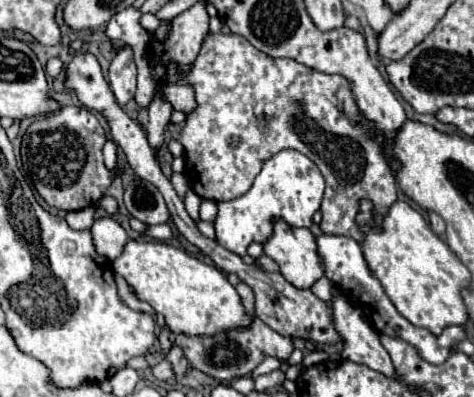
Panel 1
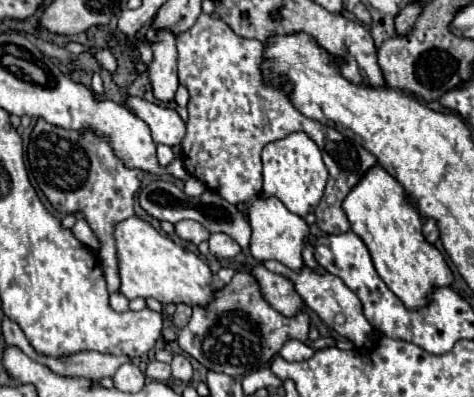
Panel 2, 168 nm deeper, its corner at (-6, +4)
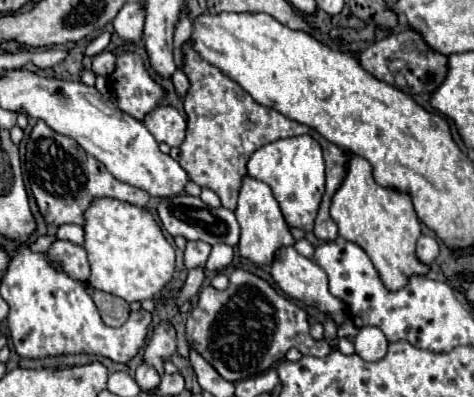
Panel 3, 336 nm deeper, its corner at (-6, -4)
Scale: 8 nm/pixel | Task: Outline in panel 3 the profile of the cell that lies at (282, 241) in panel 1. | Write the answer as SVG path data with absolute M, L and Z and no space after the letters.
M247 176L243 180L241 192L239 192L239 204L235 210L235 216L239 220L241 226L241 240L239 240L239 254L247 260L251 260L257 266L265 266L265 264L273 264L273 260L277 258L279 248L285 246L293 246L295 238L291 234L291 226L285 222L279 202L275 200L271 188L251 176Z

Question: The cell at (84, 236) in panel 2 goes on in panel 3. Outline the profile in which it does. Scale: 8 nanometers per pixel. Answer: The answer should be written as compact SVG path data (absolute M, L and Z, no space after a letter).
M65 224L65 226L61 226L61 228L57 230L57 236L59 236L61 240L69 240L69 242L73 242L73 244L77 244L77 246L81 246L81 244L85 242L85 232L83 232L83 228L77 226L77 224Z

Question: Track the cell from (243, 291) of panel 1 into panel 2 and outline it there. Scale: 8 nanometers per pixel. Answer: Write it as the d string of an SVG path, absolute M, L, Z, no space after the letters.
M239 270L233 280L215 292L211 304L195 306L193 316L179 332L179 346L199 360L205 368L229 374L233 378L243 376L269 364L287 340L309 340L309 314L299 312L287 318L275 312L263 298L253 274Z

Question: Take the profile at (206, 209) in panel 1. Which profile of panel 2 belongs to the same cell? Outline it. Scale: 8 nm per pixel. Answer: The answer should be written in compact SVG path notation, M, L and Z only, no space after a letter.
M153 180L139 190L139 202L141 202L143 210L147 210L157 220L167 220L171 224L177 224L181 220L195 220L195 222L203 224L203 228L207 228L209 232L223 232L223 234L231 236L241 248L249 248L251 228L249 228L249 222L247 222L245 214L237 206L223 200L217 192L205 190L199 198L191 198L179 186L175 186L173 182Z

